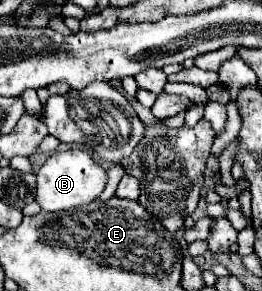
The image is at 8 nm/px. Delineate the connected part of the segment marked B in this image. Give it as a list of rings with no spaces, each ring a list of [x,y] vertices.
[[[64,150],[48,156],[48,160],[38,170],[36,182],[36,202],[40,204],[42,212],[60,212],[68,208],[76,208],[82,204],[90,204],[96,200],[104,186],[106,186],[106,172],[104,168],[94,162],[94,158],[84,150]]]

